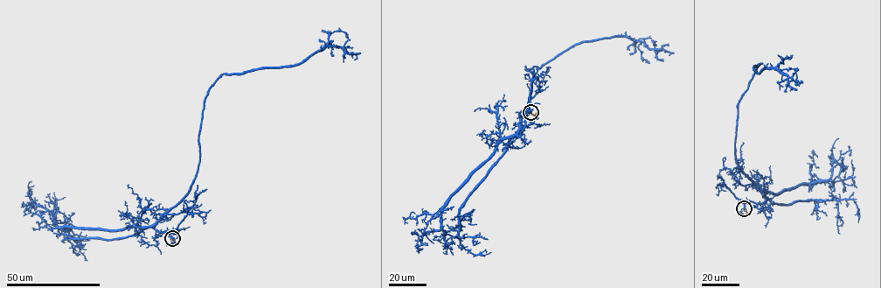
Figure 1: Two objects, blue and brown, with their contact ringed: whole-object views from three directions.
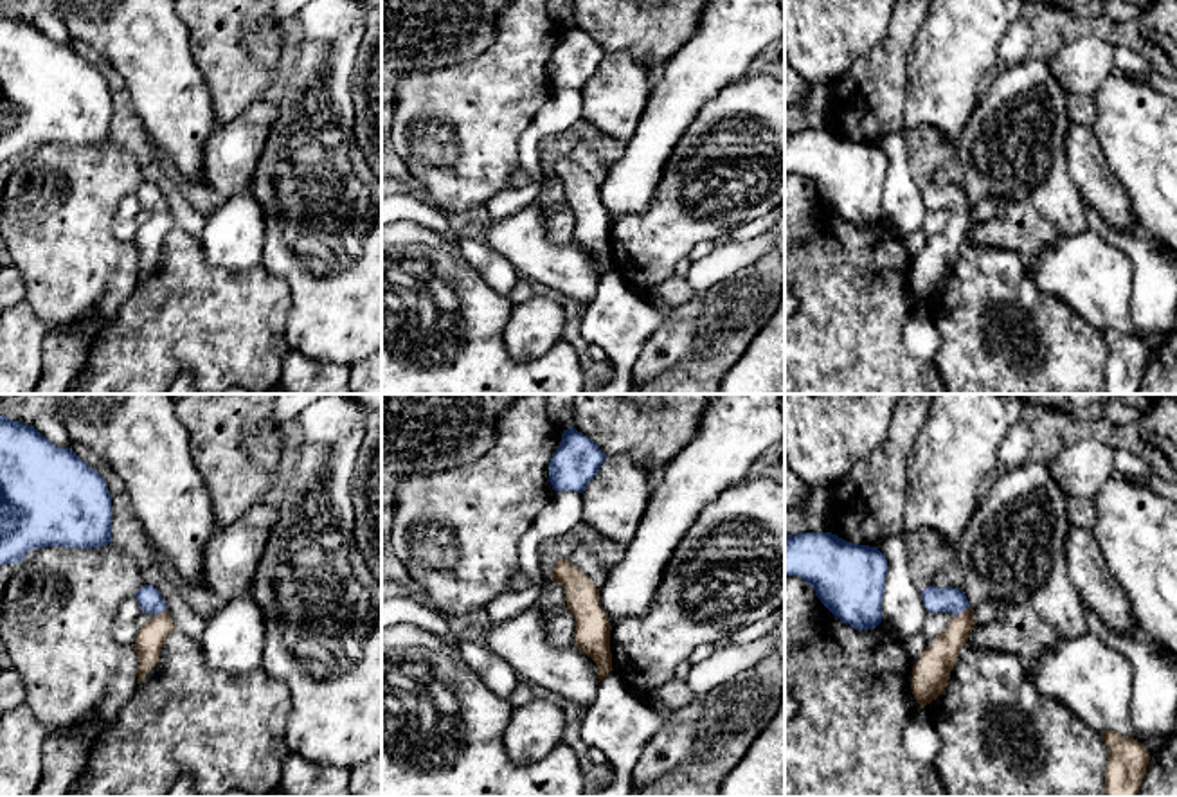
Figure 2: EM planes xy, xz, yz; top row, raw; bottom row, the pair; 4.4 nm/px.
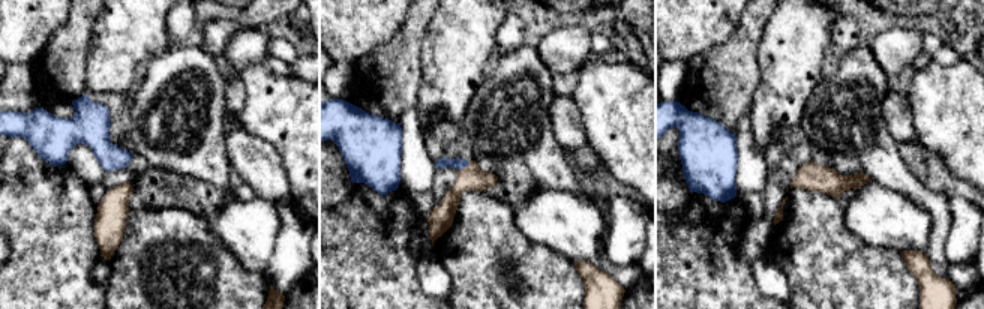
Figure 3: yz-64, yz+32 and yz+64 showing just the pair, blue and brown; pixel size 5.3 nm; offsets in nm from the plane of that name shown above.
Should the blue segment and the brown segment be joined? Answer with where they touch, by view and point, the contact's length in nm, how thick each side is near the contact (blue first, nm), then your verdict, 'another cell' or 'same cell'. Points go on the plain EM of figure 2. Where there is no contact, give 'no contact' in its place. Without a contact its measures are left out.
contact yz (960, 209); length 90 nm; calibres 110 and 150 nm; same cell

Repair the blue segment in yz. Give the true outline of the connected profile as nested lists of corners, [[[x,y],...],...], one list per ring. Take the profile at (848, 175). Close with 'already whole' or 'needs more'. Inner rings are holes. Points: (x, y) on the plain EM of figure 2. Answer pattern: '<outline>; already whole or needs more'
[[[831,130],[788,131],[785,173],[810,180],[821,200],[855,227],[873,227],[882,219],[887,157],[878,144]]]; already whole

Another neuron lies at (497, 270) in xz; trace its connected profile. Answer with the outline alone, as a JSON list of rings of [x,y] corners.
[[[473,239],[459,243],[463,255],[475,266],[482,279],[499,293],[508,297],[518,281],[518,272],[502,254]]]

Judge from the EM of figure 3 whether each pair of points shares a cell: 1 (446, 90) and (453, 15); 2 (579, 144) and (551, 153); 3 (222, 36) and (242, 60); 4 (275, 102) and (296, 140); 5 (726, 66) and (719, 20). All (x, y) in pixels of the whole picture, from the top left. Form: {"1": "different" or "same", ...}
{"1": "same", "2": "different", "3": "different", "4": "same", "5": "different"}

